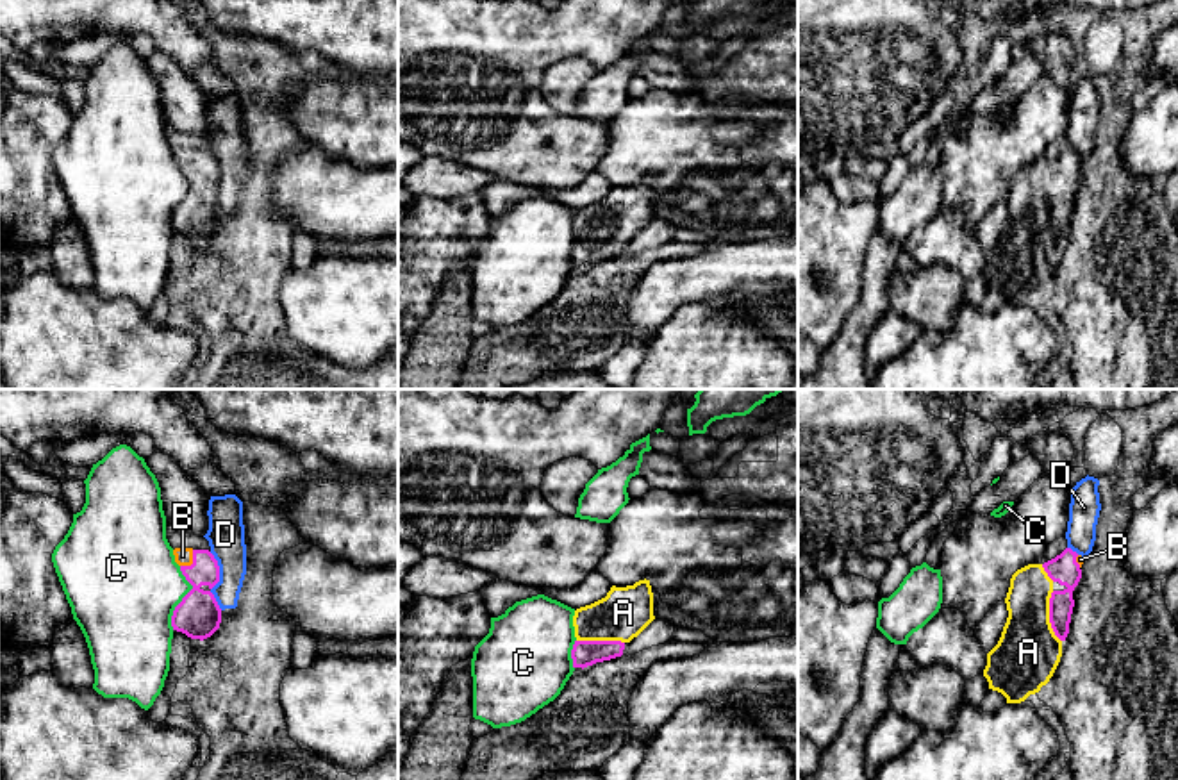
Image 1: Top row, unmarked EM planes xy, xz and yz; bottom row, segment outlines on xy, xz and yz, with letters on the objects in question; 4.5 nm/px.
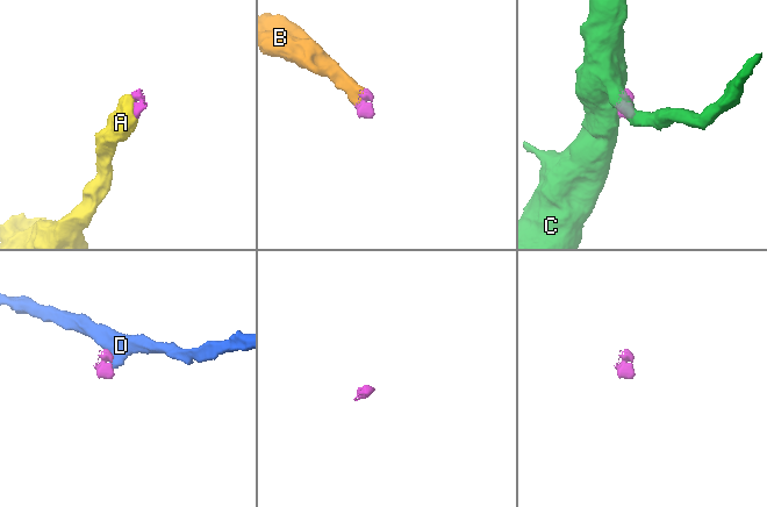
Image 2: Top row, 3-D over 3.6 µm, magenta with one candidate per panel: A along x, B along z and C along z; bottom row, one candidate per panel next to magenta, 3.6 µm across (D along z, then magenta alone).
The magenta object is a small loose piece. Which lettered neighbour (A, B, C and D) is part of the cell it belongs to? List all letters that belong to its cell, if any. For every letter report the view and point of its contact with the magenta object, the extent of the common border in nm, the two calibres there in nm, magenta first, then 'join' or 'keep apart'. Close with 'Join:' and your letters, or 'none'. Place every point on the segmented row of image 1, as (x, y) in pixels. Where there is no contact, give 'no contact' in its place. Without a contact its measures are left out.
A: meets magenta in yz at (1050, 616); contact 240 nm long; 130 nm thick on the magenta side, 280 nm on the other; join
B: meets magenta in xy at (193, 563); contact 100 nm long; 200 nm thick on the magenta side, 80 nm on the other; join
C: meets magenta in xy at (182, 598); contact 300 nm long; 200 nm thick on the magenta side, 460 nm on the other; keep apart
D: meets magenta in xy at (218, 580); contact 280 nm long; 200 nm thick on the magenta side, 170 nm on the other; keep apart
Join: A, B

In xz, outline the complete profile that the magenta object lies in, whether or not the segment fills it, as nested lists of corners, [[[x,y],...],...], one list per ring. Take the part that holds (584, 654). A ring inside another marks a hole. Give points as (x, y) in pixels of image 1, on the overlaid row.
[[[650,580],[634,585],[612,585],[605,598],[575,610],[573,668],[623,655],[625,644],[637,637],[651,621],[653,593]]]

